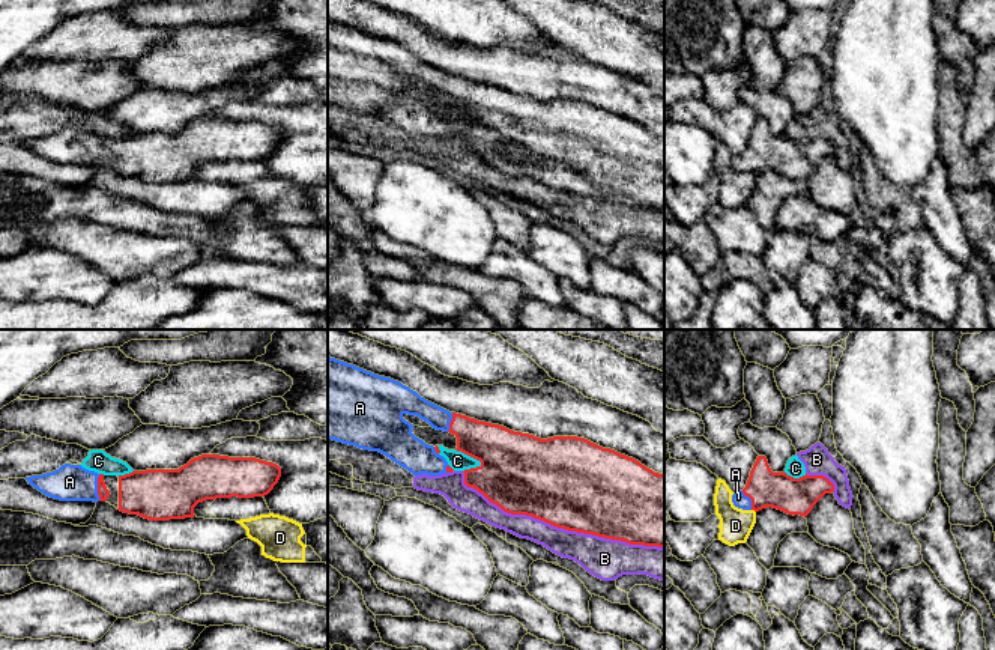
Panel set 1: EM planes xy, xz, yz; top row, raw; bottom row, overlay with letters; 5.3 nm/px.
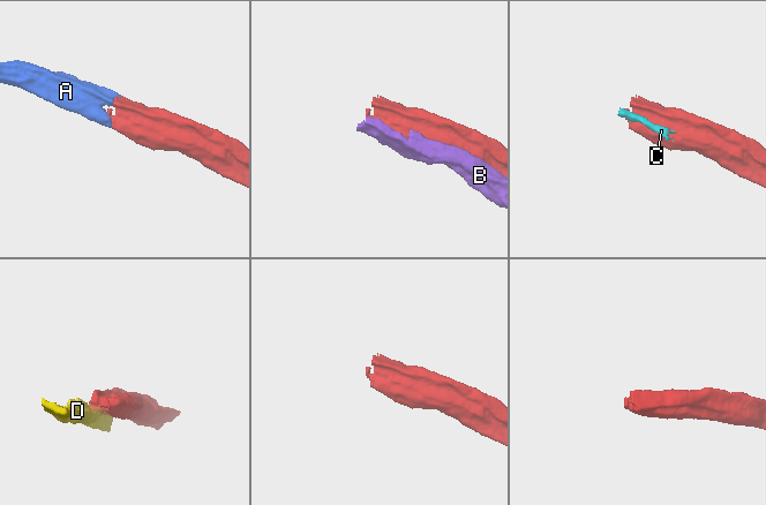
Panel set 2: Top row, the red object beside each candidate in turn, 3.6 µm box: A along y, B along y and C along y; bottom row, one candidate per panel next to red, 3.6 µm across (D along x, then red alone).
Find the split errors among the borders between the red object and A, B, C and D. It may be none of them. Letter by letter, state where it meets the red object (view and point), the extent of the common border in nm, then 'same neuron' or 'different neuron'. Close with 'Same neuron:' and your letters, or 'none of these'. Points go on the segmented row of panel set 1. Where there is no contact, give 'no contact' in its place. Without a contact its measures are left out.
A: xy (98, 488) | 140 nm | same neuron
B: xz (558, 527) | 1150 nm | different neuron
C: xz (469, 455) | 170 nm | different neuron
D: yz (753, 509) | 30 nm | different neuron
Same neuron: A

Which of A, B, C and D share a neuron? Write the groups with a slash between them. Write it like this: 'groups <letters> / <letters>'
groups A / B C / D

